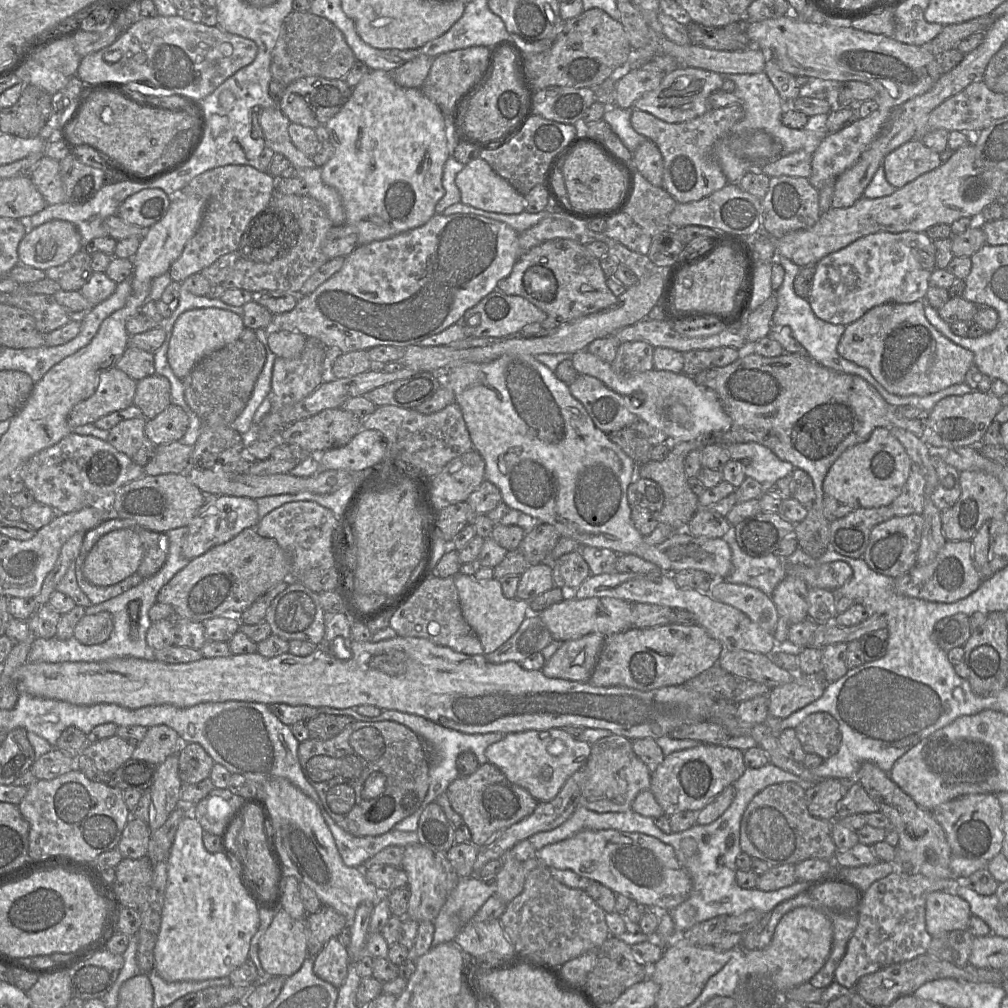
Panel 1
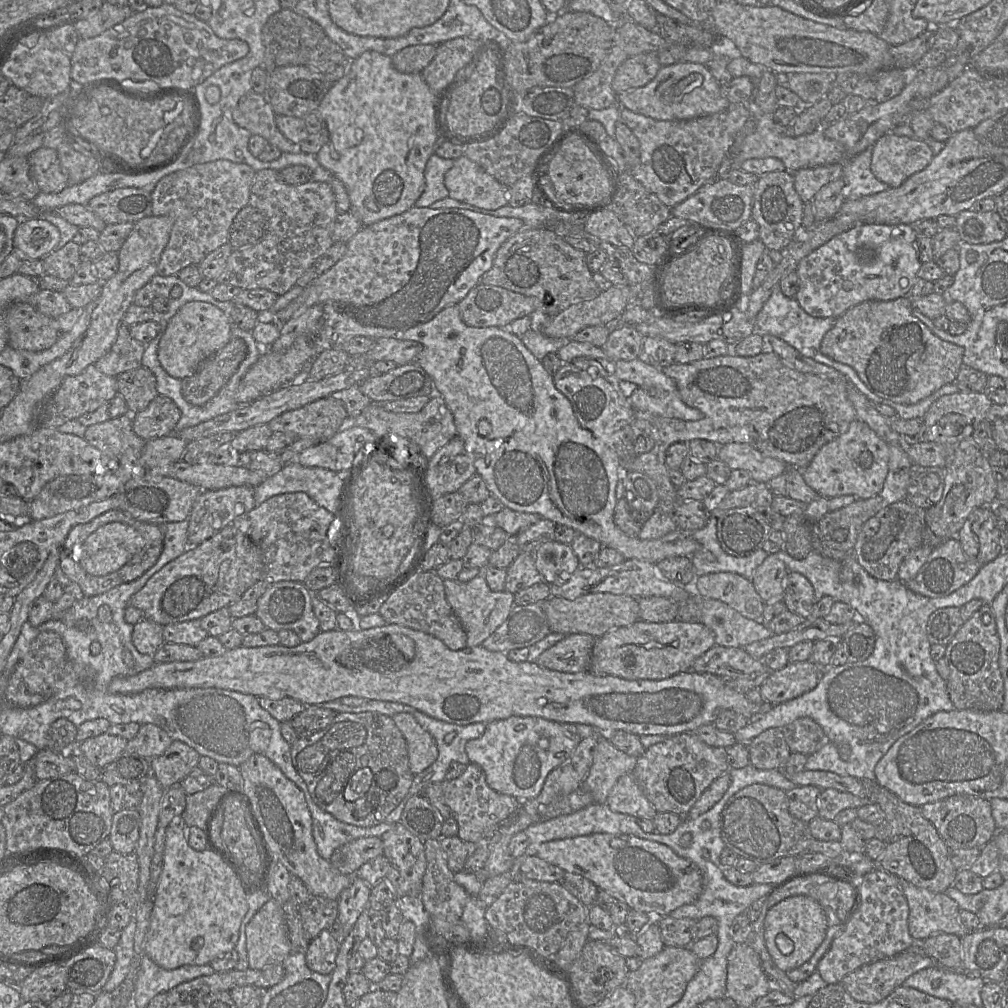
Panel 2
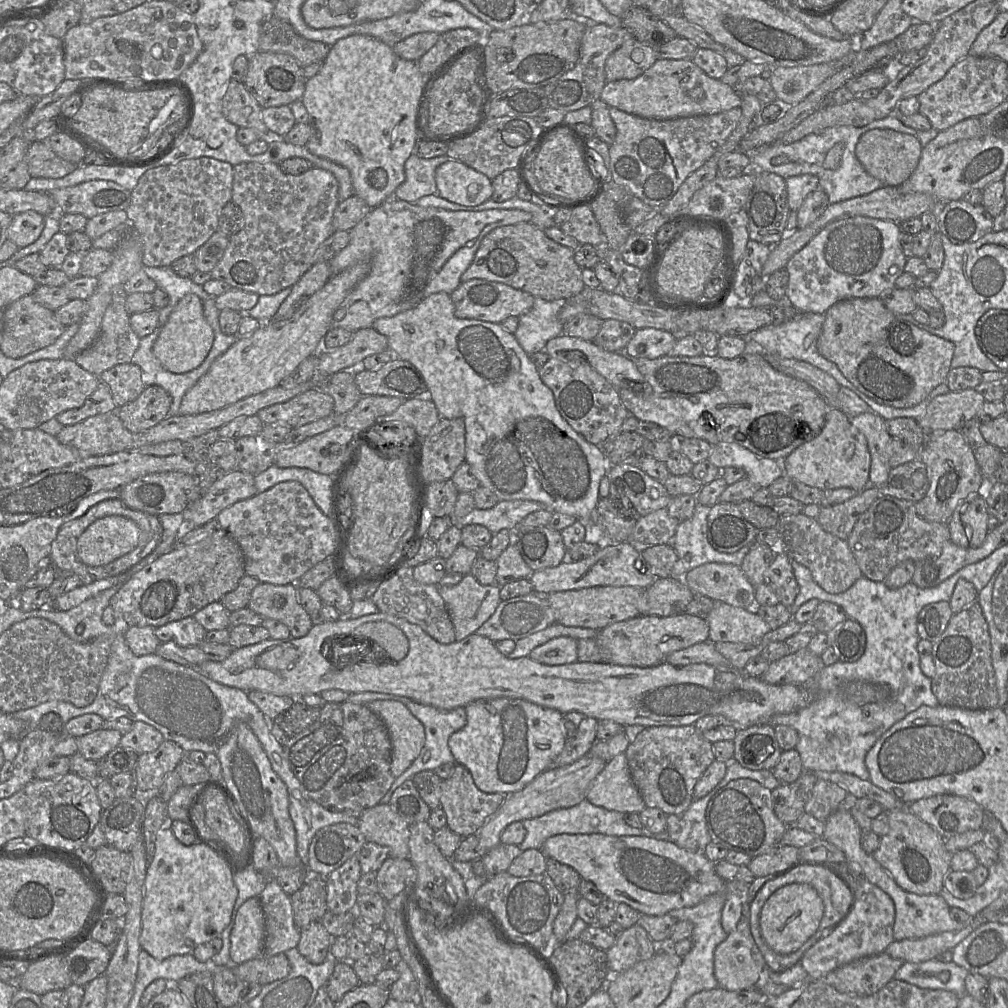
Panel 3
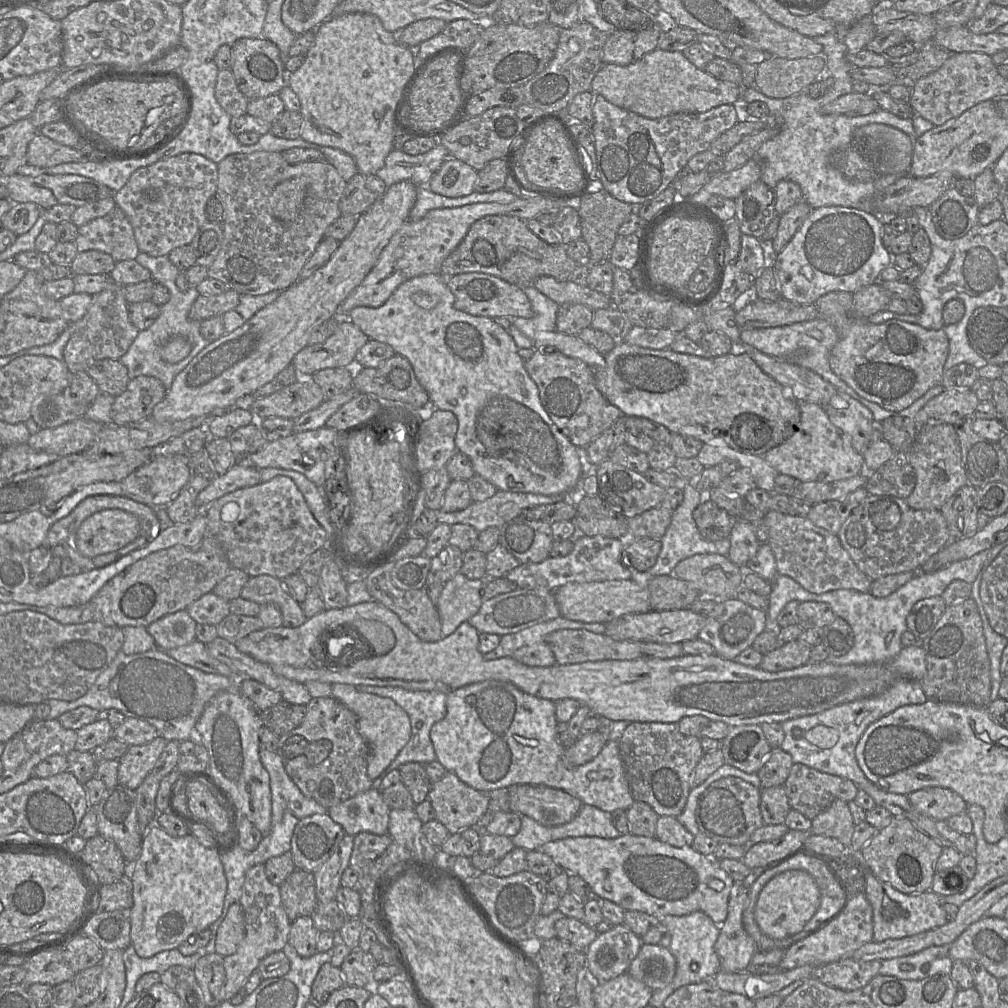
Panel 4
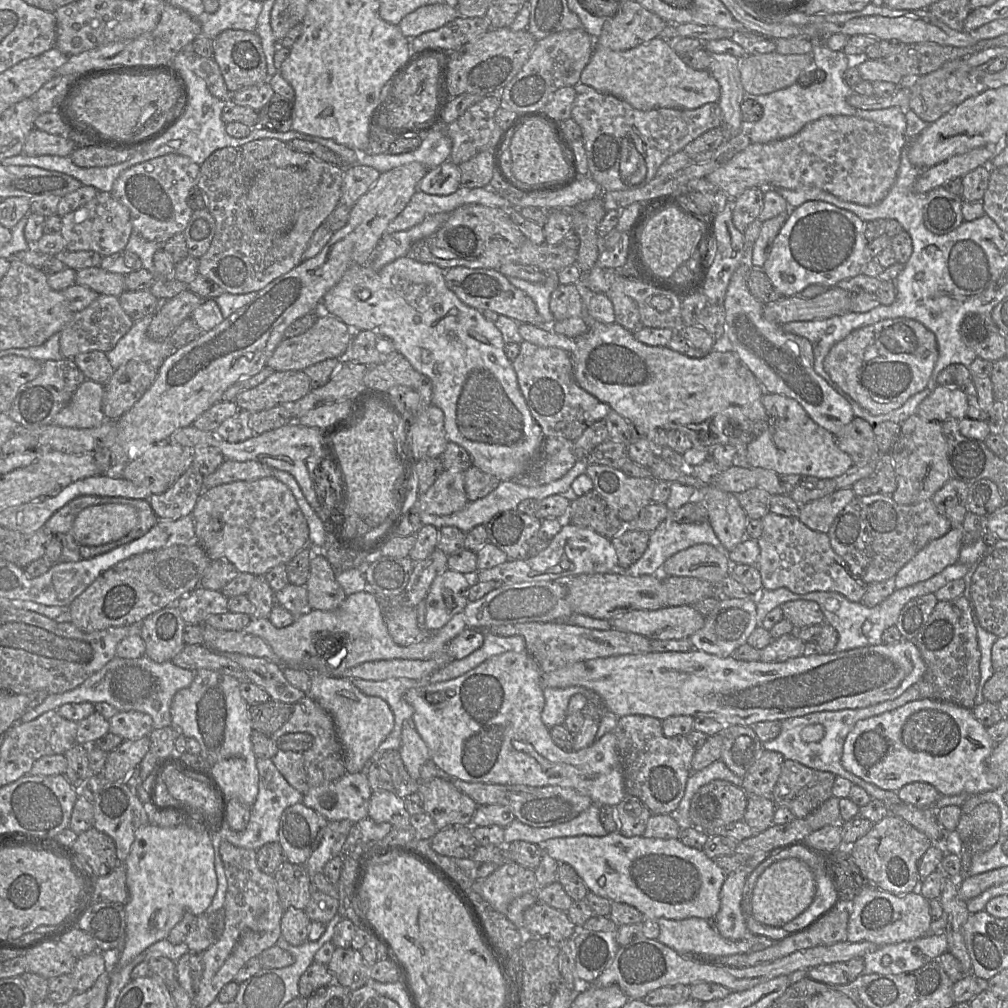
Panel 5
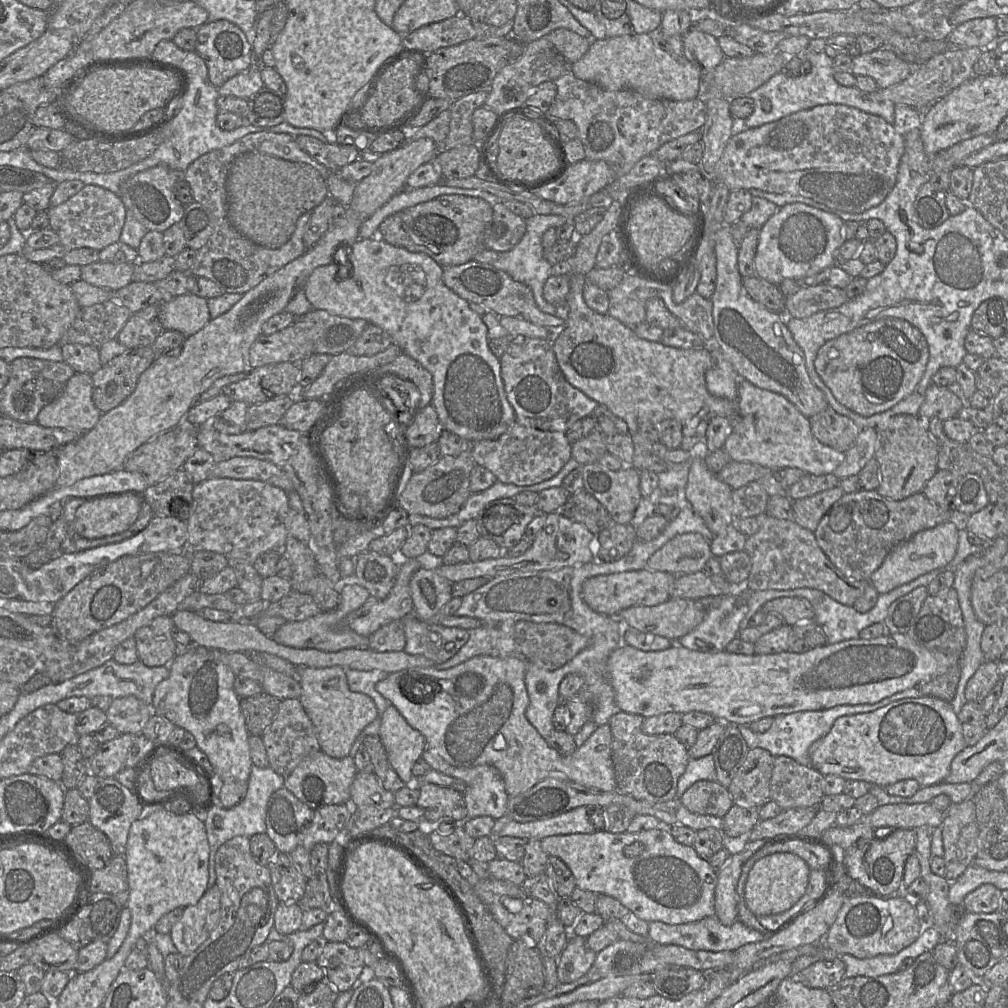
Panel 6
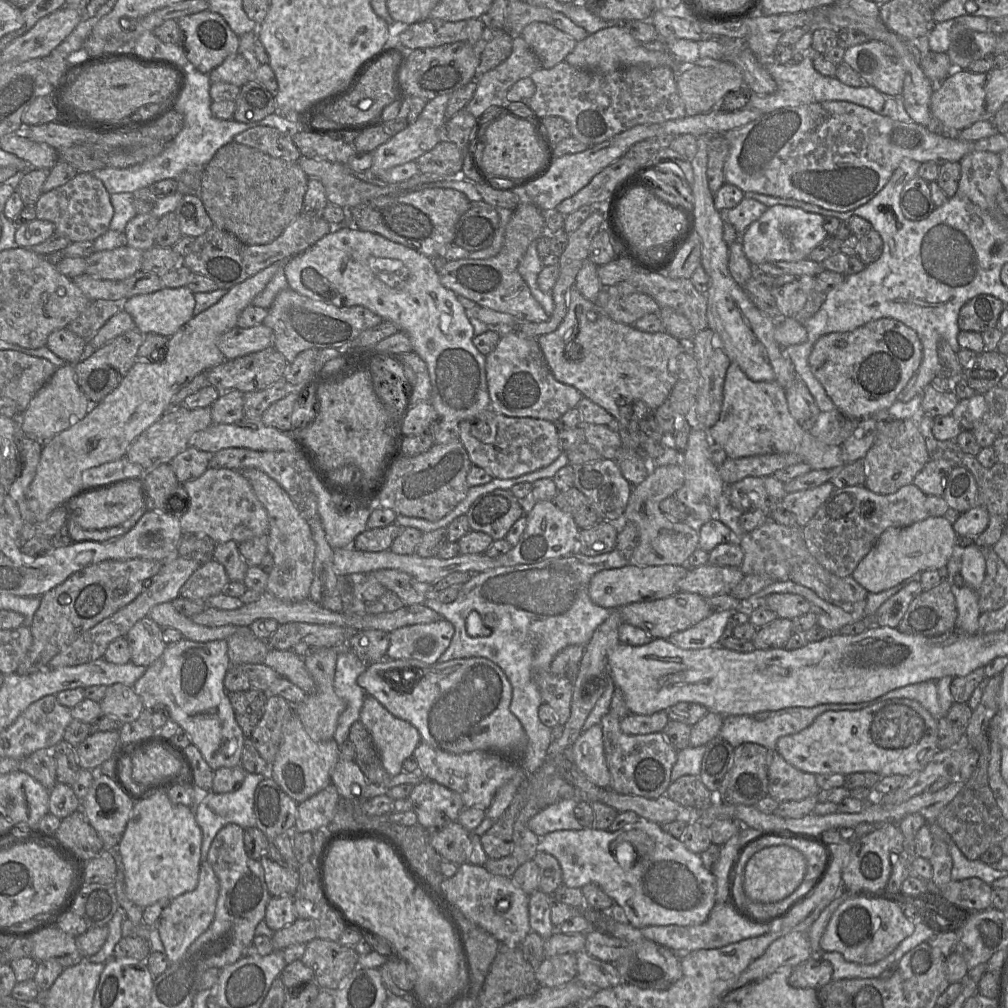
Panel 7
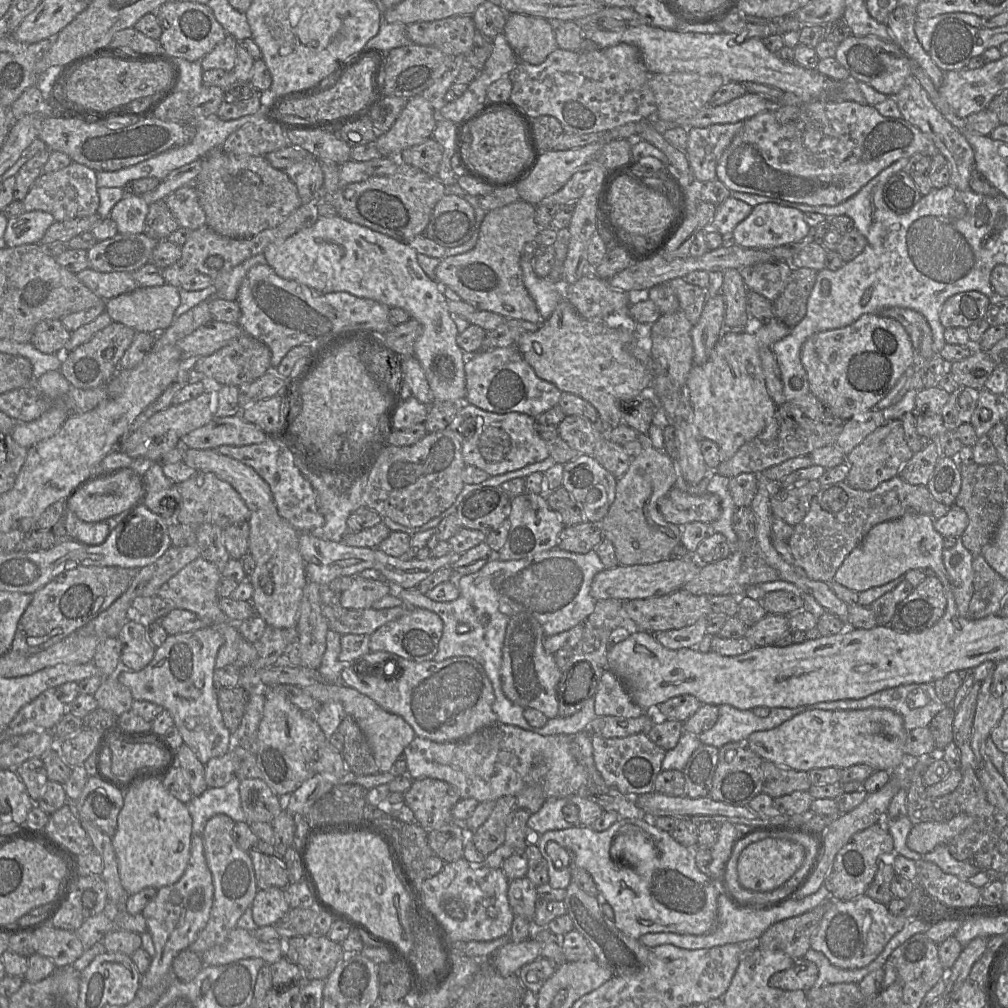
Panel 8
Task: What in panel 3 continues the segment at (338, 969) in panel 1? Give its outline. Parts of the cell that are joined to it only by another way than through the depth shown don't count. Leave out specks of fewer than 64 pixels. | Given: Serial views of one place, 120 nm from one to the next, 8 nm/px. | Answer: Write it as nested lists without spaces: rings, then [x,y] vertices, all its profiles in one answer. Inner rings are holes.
[[[312,922],[306,929],[300,931],[296,949],[308,962],[318,965],[327,959],[332,941],[333,936],[320,922]]]

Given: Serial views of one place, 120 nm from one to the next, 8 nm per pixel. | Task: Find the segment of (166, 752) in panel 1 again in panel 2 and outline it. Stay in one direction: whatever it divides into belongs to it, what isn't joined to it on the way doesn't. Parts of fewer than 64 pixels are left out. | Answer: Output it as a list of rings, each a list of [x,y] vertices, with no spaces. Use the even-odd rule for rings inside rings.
[[[155,724],[140,725],[137,735],[128,740],[125,752],[136,753],[145,758],[162,755],[172,743],[171,737]]]

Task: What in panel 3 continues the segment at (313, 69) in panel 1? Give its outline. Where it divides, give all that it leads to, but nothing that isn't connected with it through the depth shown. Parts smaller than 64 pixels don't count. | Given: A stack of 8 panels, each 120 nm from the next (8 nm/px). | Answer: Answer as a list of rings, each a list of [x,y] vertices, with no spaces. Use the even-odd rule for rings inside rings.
[[[274,13],[266,17],[261,25],[259,51],[290,55],[302,67],[322,63],[330,49],[329,44],[304,38],[288,21]]]

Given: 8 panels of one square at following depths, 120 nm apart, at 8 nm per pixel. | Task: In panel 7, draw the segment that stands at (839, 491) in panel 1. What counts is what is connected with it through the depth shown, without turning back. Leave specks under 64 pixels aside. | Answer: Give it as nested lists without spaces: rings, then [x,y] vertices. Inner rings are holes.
[[[730,364],[727,369],[720,416],[707,433],[710,440],[720,445],[730,459],[793,453],[809,464],[812,470],[830,470],[844,465],[841,446],[816,440],[793,418],[783,387],[773,381],[752,381],[736,364]]]

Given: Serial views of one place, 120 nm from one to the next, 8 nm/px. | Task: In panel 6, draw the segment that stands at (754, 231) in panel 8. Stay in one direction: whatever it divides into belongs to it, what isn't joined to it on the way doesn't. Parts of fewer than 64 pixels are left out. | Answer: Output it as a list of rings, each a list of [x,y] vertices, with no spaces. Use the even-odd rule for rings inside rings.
[[[800,202],[779,207],[759,229],[754,259],[757,276],[778,285],[784,279],[802,280],[834,265],[839,247],[847,240],[843,233],[844,222],[835,214]]]

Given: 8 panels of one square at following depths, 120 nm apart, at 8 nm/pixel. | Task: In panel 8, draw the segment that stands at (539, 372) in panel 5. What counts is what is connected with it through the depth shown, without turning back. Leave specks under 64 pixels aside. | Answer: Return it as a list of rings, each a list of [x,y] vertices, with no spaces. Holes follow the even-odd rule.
[[[516,346],[499,347],[467,355],[464,366],[465,402],[488,412],[517,412],[533,418],[558,405],[562,391],[554,384],[539,378]]]

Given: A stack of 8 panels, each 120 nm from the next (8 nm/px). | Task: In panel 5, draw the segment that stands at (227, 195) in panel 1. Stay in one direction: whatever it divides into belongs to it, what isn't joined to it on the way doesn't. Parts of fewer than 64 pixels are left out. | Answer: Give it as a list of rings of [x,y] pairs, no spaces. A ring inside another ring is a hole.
[[[169,154],[137,164],[124,171],[114,182],[111,194],[129,210],[133,231],[144,239],[162,246],[173,235],[183,234],[187,227],[193,213],[187,200],[190,192],[197,188],[199,172],[200,165],[188,157]]]

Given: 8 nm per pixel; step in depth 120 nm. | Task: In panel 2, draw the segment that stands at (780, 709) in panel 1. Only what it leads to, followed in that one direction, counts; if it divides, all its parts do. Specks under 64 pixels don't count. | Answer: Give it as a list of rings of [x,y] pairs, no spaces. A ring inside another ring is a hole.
[[[812,660],[789,662],[783,669],[773,671],[759,688],[768,706],[774,706],[813,690],[821,681],[826,669]]]

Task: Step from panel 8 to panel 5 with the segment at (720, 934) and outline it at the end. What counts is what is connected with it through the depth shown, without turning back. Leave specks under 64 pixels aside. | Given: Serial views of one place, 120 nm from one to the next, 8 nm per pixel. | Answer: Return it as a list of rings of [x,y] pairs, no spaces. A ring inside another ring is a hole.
[[[697,917],[681,920],[659,918],[656,919],[656,922],[660,929],[657,940],[686,957],[715,958],[716,956],[727,956],[747,953],[753,950],[763,950],[769,947],[770,944],[774,944],[752,934],[748,934],[745,939],[739,941],[725,939],[718,933],[712,920]]]

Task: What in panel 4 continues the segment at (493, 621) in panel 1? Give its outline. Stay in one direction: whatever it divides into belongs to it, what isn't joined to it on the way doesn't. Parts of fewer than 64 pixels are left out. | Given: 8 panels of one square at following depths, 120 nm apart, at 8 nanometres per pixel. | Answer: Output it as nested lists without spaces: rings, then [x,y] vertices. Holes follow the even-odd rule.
[[[460,573],[444,584],[436,603],[443,638],[479,611],[483,603],[482,584],[483,582],[471,581]]]

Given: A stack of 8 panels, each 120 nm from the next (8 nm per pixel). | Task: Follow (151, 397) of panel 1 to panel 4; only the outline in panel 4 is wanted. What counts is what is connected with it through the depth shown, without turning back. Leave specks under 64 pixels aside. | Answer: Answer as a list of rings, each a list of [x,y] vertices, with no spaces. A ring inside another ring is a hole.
[[[119,359],[98,360],[86,372],[96,382],[101,392],[114,397],[123,393],[130,381],[127,367]]]

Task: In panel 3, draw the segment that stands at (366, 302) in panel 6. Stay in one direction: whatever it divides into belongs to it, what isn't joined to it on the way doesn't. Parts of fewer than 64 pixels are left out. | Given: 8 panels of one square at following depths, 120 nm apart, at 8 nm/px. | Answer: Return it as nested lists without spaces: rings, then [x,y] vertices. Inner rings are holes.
[[[446,292],[431,294],[416,307],[394,316],[378,318],[374,321],[372,328],[386,336],[389,350],[397,358],[410,362],[420,371],[427,386],[427,398],[434,402],[440,416],[447,419],[463,419],[466,436],[465,461],[472,468],[480,485],[492,491],[500,501],[533,500],[543,503],[552,512],[574,516],[583,523],[584,527],[585,523],[591,522],[591,514],[600,499],[600,482],[607,475],[610,466],[613,464],[610,463],[600,446],[588,442],[562,417],[557,409],[552,391],[543,383],[539,375],[539,369],[531,362],[529,354],[522,349],[514,334],[506,332],[499,323],[456,317],[454,315],[454,303]]]

